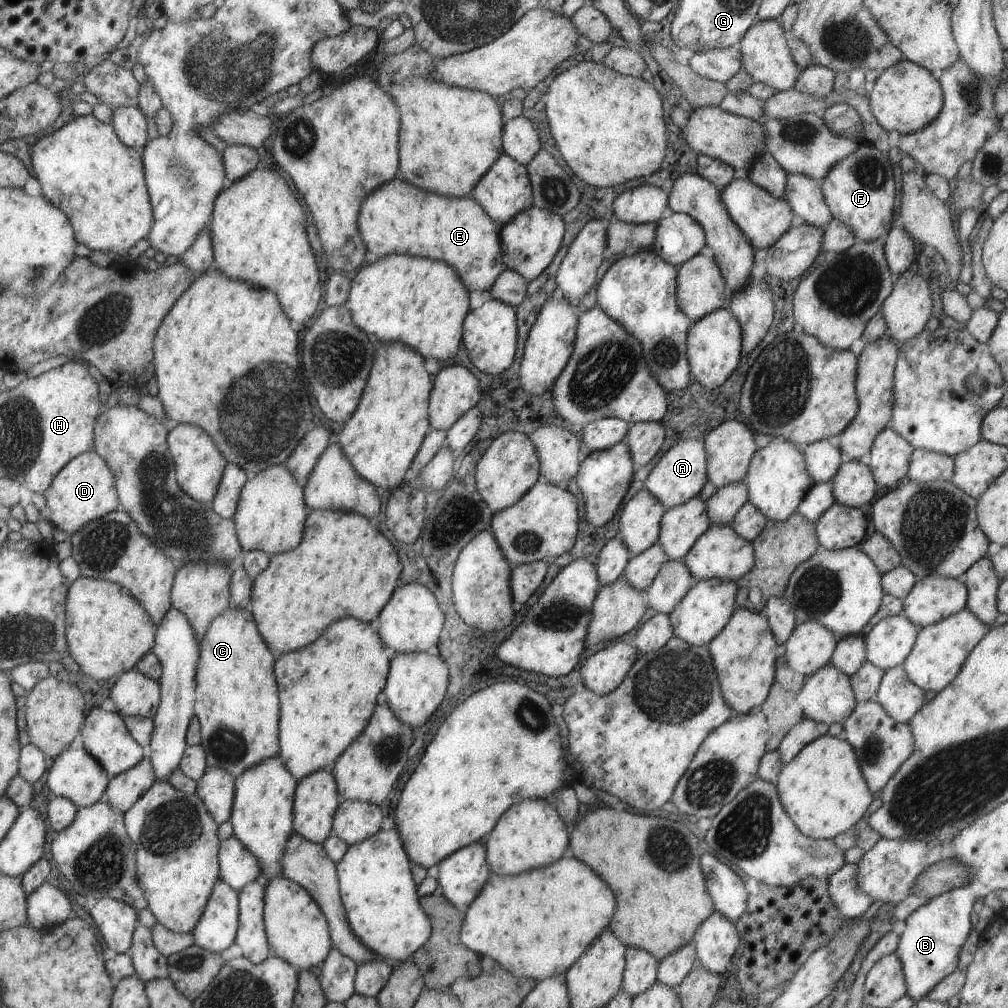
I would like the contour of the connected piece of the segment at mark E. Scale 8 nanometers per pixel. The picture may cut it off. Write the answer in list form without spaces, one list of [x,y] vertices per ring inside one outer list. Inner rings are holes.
[[[391,178],[385,186],[370,192],[360,206],[357,219],[358,231],[366,250],[378,257],[390,254],[404,254],[445,261],[457,273],[468,291],[487,293],[495,277],[506,268],[502,261],[499,238],[501,224],[493,221],[470,196],[444,197],[440,194],[419,190],[407,184],[403,178]]]

